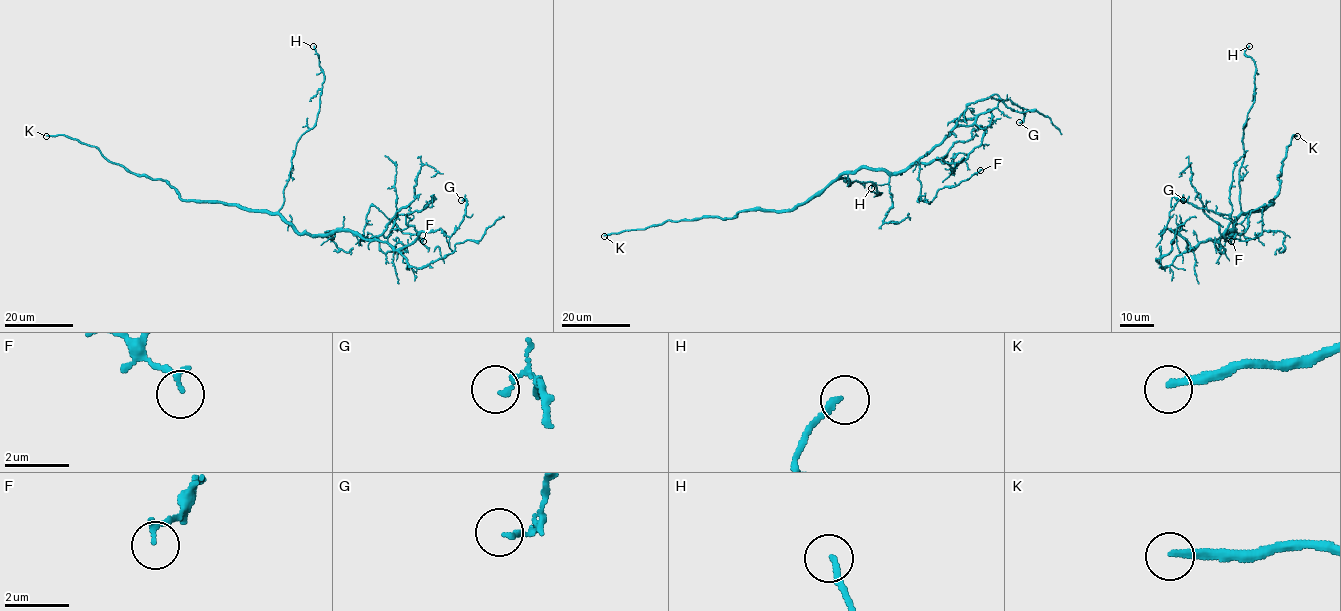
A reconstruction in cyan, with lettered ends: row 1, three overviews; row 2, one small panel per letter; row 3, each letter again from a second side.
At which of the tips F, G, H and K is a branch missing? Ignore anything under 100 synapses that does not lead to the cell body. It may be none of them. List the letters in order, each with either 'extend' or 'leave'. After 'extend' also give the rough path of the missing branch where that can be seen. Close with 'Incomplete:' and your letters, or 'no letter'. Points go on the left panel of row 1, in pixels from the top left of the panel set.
F: leave
G: leave
H: leave
K: extend
Incomplete: K

